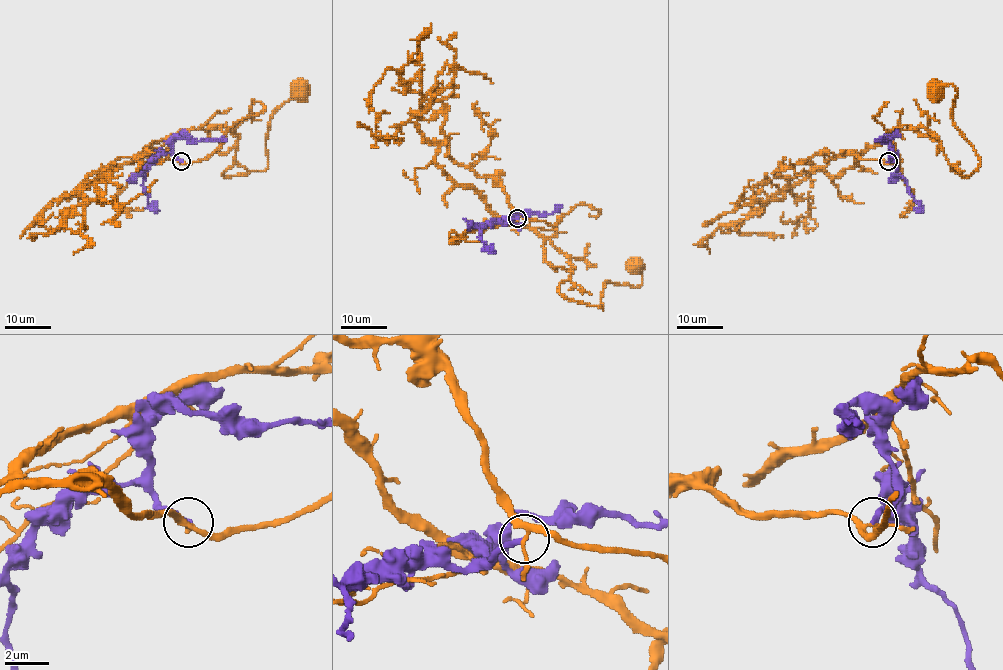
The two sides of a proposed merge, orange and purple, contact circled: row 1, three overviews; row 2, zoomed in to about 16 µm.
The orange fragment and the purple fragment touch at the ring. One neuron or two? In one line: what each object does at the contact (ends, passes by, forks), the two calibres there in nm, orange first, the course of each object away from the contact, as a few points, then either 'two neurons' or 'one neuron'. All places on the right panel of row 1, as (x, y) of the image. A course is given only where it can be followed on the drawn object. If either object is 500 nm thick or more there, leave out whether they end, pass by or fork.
orange forks there; purple ends there; 190 nm thick on the orange side, 260 nm on the other; orange runs (888, 161), (888, 134), (906, 125), (926, 128), (954, 173), (976, 170), (953, 122), (957, 90), (938, 90); purple runs (888, 161), (894, 153), (907, 191), (922, 210); two neurons

